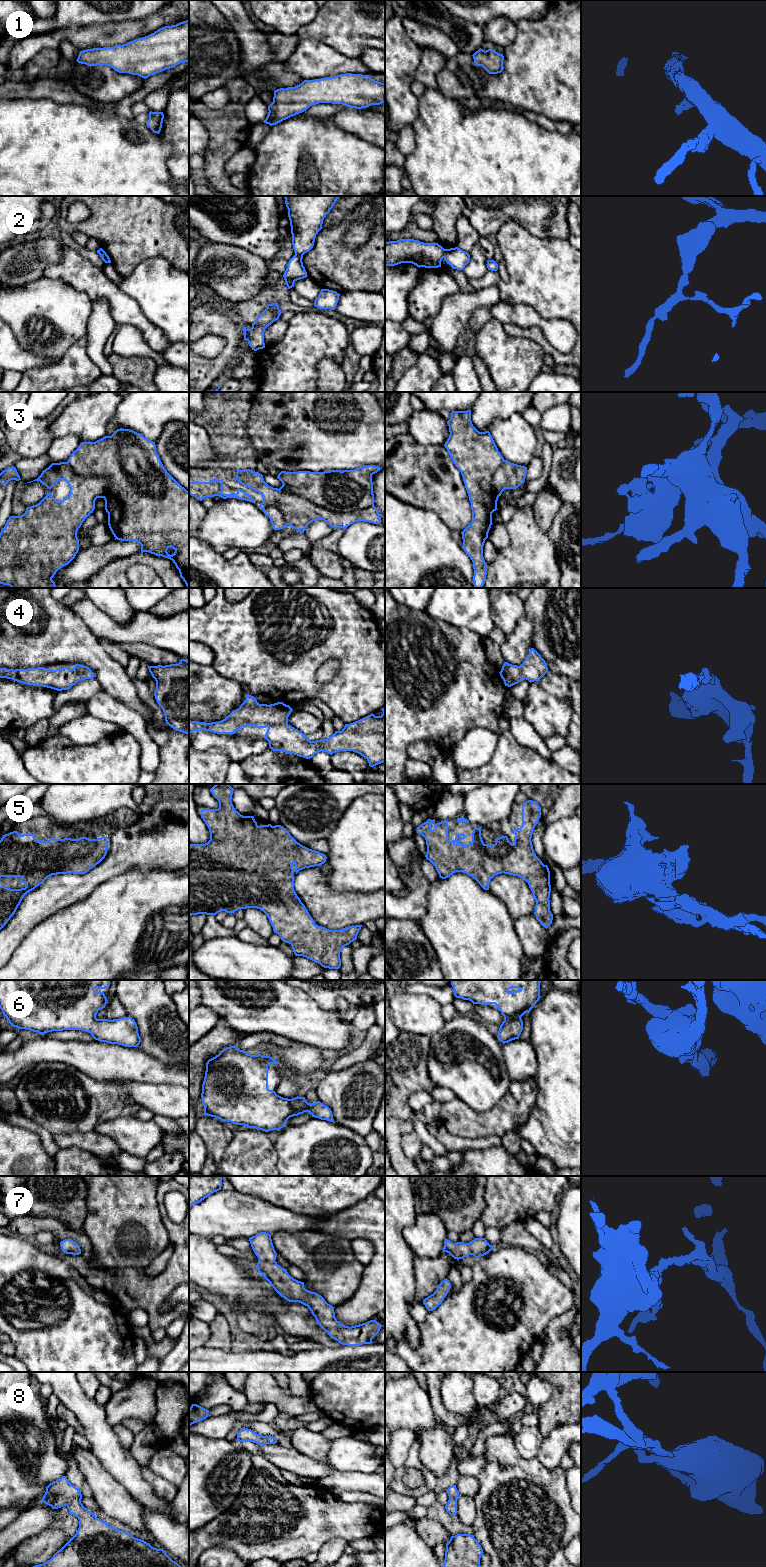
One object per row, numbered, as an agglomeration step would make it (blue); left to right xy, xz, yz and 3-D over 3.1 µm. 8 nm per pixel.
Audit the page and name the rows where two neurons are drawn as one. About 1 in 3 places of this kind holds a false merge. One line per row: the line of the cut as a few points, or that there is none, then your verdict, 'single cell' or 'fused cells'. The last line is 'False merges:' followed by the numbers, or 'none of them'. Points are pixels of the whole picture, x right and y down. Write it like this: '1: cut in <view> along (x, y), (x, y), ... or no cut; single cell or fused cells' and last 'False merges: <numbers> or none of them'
1: no cut; single cell
2: cut in yz along (445, 249), (443, 257); fused cells
3: cut in xz along (279, 488), (335, 511), (348, 512), (373, 506); fused cells
4: no cut; single cell
5: no cut; single cell
6: no cut; single cell
7: no cut; single cell
8: no cut; single cell
False merges: 2, 3

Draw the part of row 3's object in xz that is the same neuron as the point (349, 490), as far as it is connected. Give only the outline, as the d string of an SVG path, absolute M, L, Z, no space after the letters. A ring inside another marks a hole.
M366 465L343 471L281 471L277 478L283 484L280 490L327 510L343 513L374 506L372 475L381 469Z

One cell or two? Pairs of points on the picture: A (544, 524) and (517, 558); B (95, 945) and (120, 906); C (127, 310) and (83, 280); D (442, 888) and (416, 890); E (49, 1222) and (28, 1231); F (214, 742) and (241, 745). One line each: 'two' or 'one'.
A: two
B: one
C: one
D: two
E: one
F: one

